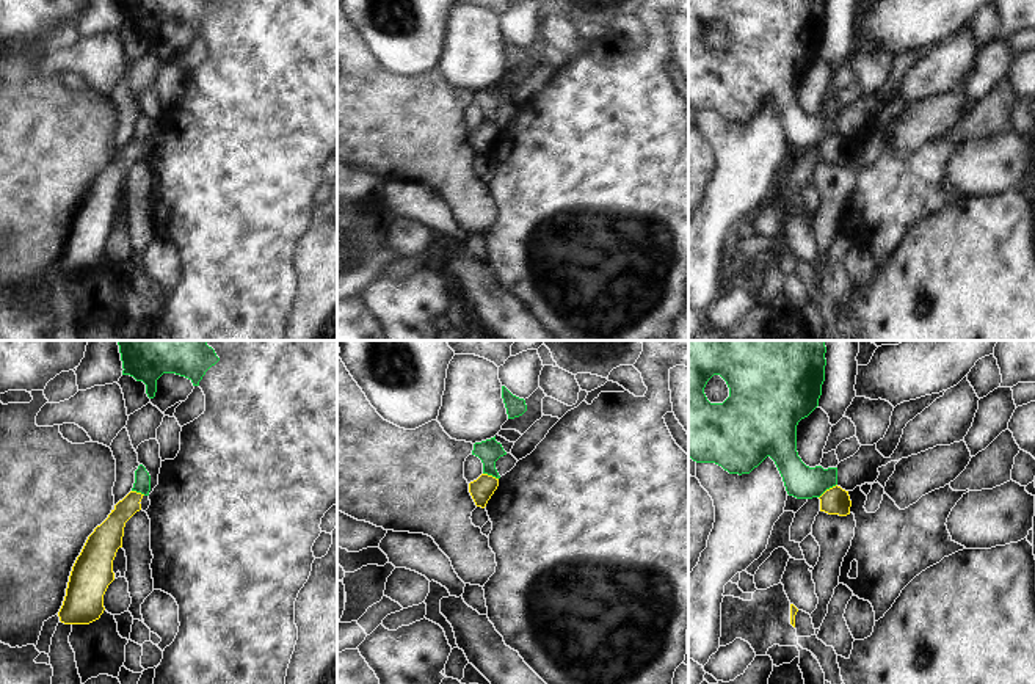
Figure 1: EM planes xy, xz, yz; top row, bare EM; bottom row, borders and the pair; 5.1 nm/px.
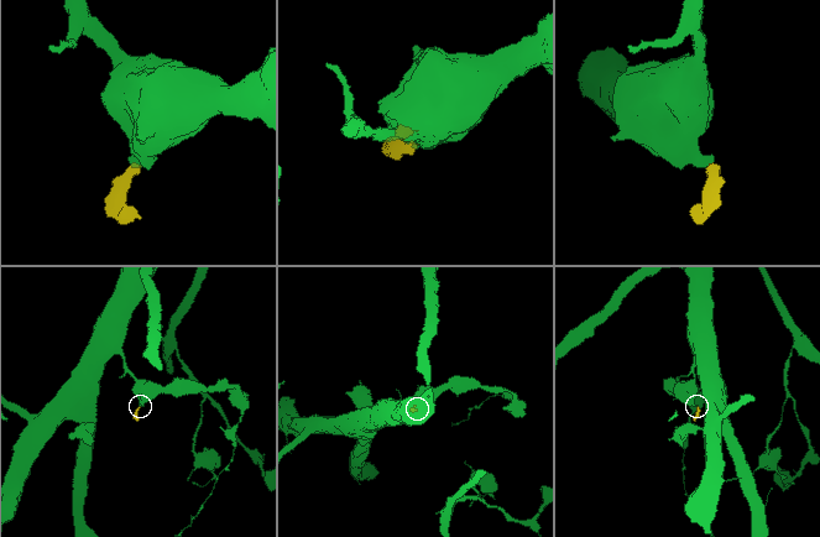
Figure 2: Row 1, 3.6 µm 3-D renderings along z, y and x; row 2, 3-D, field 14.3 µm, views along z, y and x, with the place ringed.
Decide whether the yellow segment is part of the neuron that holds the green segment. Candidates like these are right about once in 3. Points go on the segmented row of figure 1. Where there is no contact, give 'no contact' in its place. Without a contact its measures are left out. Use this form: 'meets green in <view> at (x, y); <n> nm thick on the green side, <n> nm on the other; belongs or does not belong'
meets green in yz at (827, 488); 170 nm thick on the green side, 140 nm on the other; does not belong

